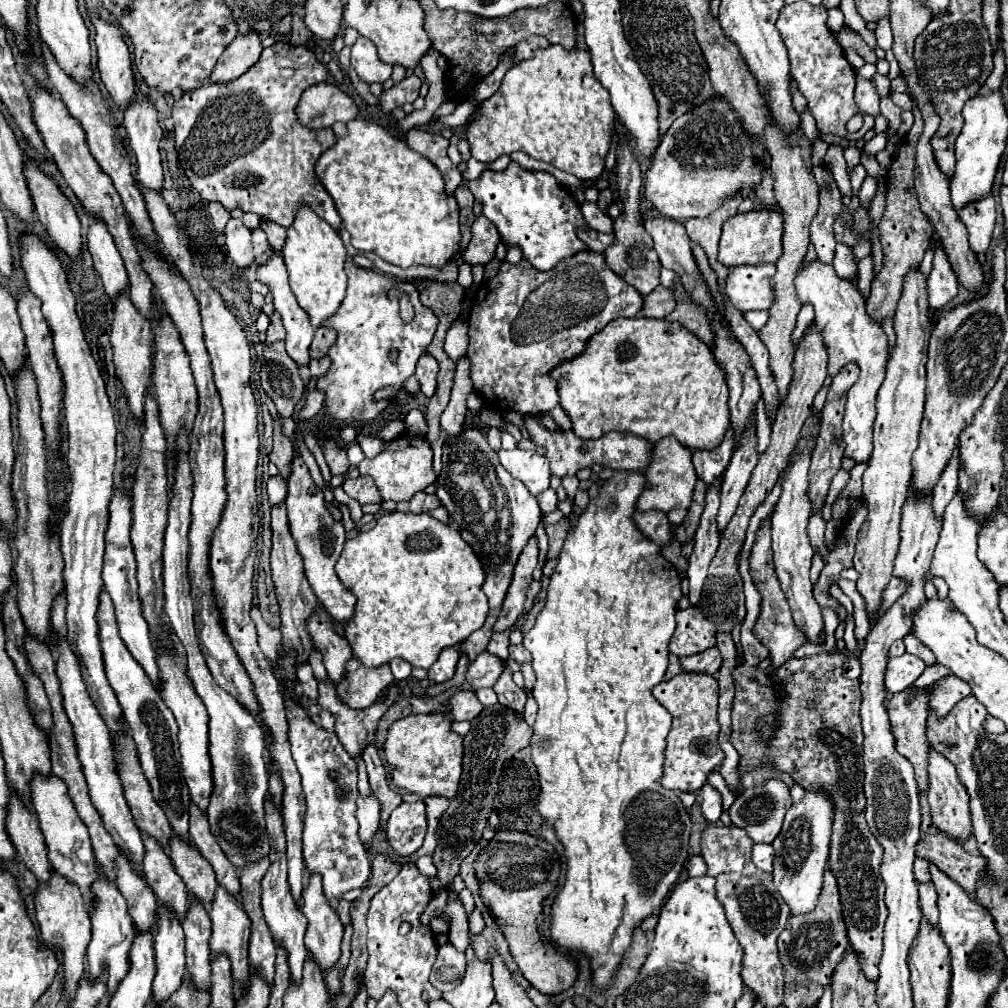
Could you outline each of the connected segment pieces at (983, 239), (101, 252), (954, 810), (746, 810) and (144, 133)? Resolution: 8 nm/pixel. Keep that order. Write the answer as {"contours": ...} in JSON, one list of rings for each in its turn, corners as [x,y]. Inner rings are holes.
{"contours":[[[[985,196],[963,210],[959,210],[959,218],[969,232],[969,246],[975,254],[985,254],[991,242],[991,232],[995,226],[995,200],[993,196]]],[[[91,218],[87,244],[95,262],[95,270],[103,280],[105,292],[111,298],[111,302],[115,302],[117,296],[121,296],[129,288],[129,280],[123,260],[115,248],[115,242],[101,220]]],[[[929,748],[929,788],[927,788],[927,800],[931,806],[931,816],[933,824],[943,830],[945,834],[953,838],[967,840],[971,836],[971,816],[969,816],[969,796],[967,790],[963,788],[961,780],[957,778],[955,766],[939,754],[935,748]]],[[[771,778],[761,786],[753,786],[753,788],[743,790],[735,798],[733,806],[729,808],[729,816],[731,816],[731,822],[737,828],[743,828],[755,842],[771,844],[781,830],[781,824],[783,824],[783,818],[785,818],[785,812],[789,806],[791,806],[791,796],[789,796],[787,786],[781,780]]],[[[137,98],[125,110],[123,124],[129,136],[129,146],[137,158],[137,186],[161,192],[165,180],[161,170],[159,140],[163,138],[163,130],[157,122],[157,110],[147,98]]]]}

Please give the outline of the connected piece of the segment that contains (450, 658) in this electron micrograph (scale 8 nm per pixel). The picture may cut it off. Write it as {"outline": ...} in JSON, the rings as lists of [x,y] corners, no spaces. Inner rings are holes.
{"outline":[[[453,646],[451,648],[443,648],[443,652],[437,658],[437,662],[427,670],[427,678],[433,680],[433,682],[451,680],[457,660],[459,660],[459,652],[455,652]],[[431,672],[435,672],[435,676],[431,676]]]}

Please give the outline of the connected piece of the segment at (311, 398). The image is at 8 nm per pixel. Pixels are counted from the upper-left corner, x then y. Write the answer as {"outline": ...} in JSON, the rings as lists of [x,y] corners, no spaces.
{"outline":[[[313,390],[313,392],[305,398],[303,408],[301,408],[299,414],[297,414],[297,420],[299,420],[299,422],[311,420],[311,418],[321,410],[321,406],[323,406],[323,394],[321,394],[319,390]]]}

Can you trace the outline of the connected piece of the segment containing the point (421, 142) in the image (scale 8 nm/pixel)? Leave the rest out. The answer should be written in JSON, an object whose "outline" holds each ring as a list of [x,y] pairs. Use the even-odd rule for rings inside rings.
{"outline":[[[413,128],[407,132],[405,142],[419,154],[423,154],[427,160],[431,160],[437,170],[441,172],[443,180],[445,180],[445,192],[449,196],[455,194],[455,188],[463,182],[461,172],[457,170],[457,166],[453,166],[453,162],[447,156],[447,146],[449,140],[445,136],[441,136],[441,132],[431,132],[431,130],[419,130]]]}

